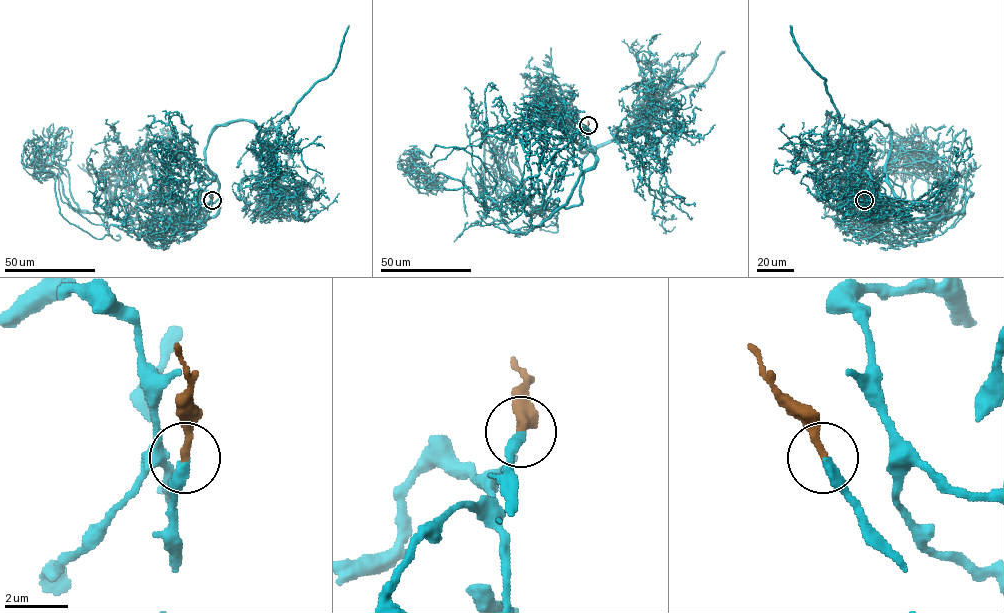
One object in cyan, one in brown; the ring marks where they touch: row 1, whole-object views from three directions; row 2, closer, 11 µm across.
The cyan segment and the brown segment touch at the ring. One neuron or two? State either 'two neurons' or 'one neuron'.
one neuron

